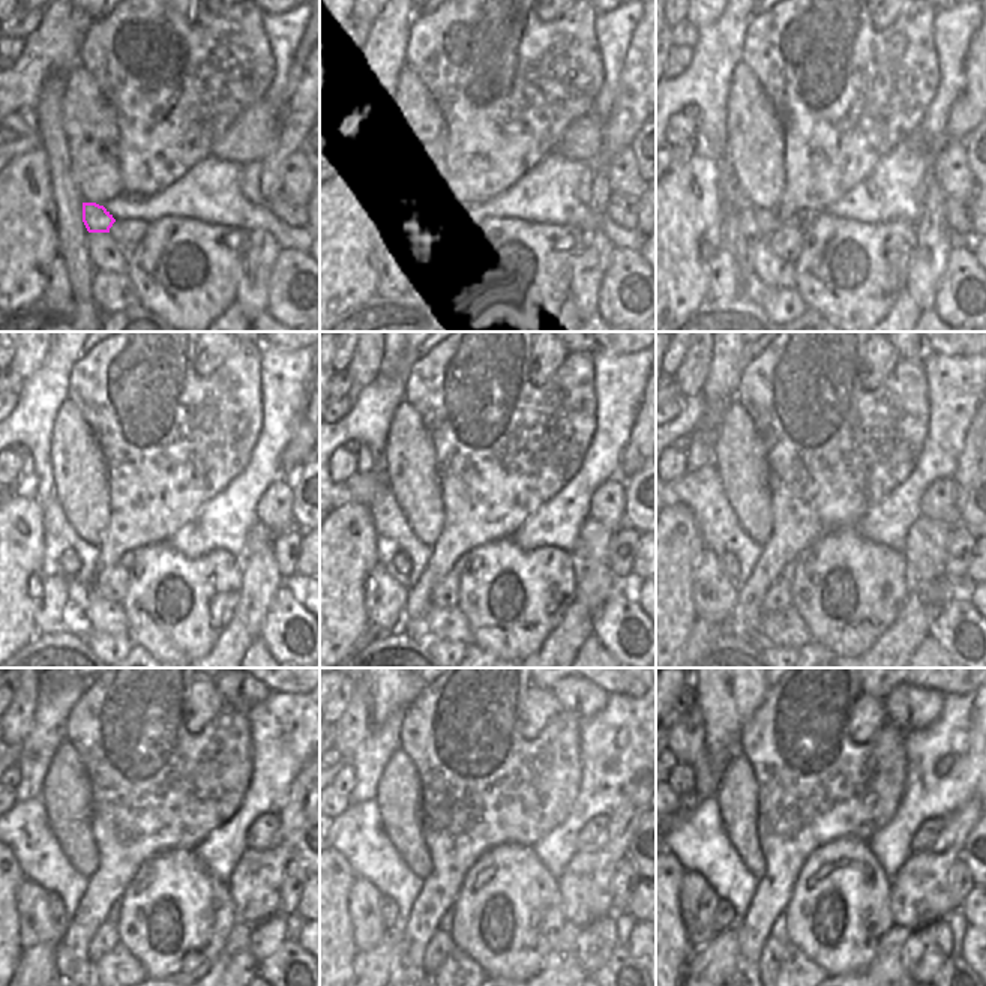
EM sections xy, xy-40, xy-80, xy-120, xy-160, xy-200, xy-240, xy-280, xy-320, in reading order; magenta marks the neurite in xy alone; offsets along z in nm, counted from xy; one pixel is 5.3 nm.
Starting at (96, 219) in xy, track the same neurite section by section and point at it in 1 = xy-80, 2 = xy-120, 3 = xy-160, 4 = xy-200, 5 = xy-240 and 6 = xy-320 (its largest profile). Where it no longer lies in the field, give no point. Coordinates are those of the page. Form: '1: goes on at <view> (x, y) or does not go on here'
1: goes on at xy-80 (748, 225)
2: goes on at xy-120 (68, 559)
3: goes on at xy-160 (399, 565)
4: goes on at xy-200 (730, 565)
5: goes on at xy-240 (56, 904)
6: goes on at xy-320 (725, 914)

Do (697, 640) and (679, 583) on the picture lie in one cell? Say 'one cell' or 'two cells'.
two cells

